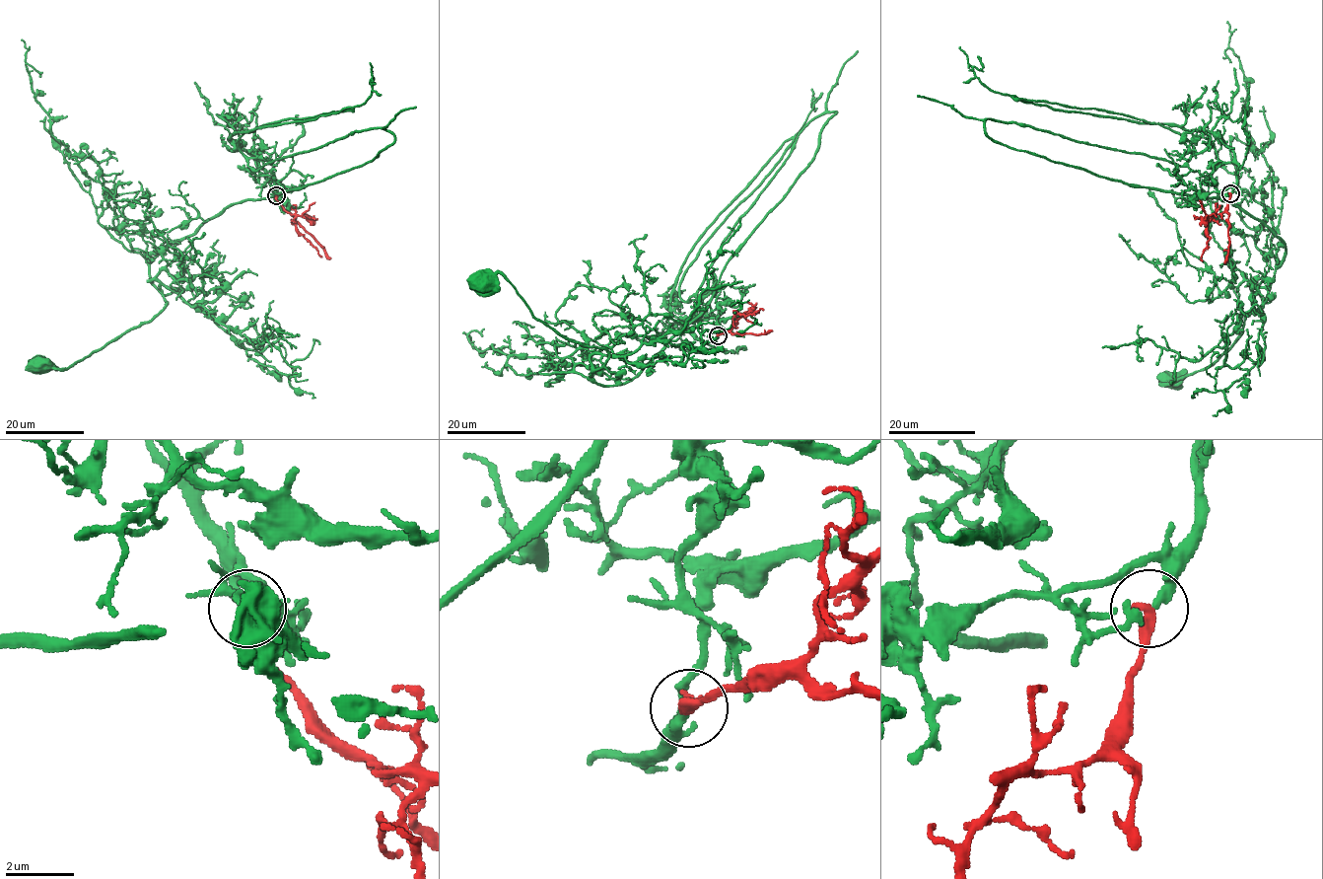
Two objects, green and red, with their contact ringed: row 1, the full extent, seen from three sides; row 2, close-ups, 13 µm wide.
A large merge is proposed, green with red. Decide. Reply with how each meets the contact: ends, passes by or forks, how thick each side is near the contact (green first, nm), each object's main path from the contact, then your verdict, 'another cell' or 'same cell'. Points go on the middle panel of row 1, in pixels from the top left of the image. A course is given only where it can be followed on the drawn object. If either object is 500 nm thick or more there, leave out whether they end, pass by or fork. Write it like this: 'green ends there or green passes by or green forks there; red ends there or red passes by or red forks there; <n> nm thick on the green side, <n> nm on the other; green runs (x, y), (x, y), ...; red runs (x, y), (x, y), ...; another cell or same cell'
green ends there; red ends there; 280 nm thick on the green side, 400 nm on the other; green runs (718, 335), (707, 269), (836, 112), (623, 383), (482, 281); red runs (718, 335), (731, 329), (737, 314), (747, 316), (761, 308), (763, 310); same cell

